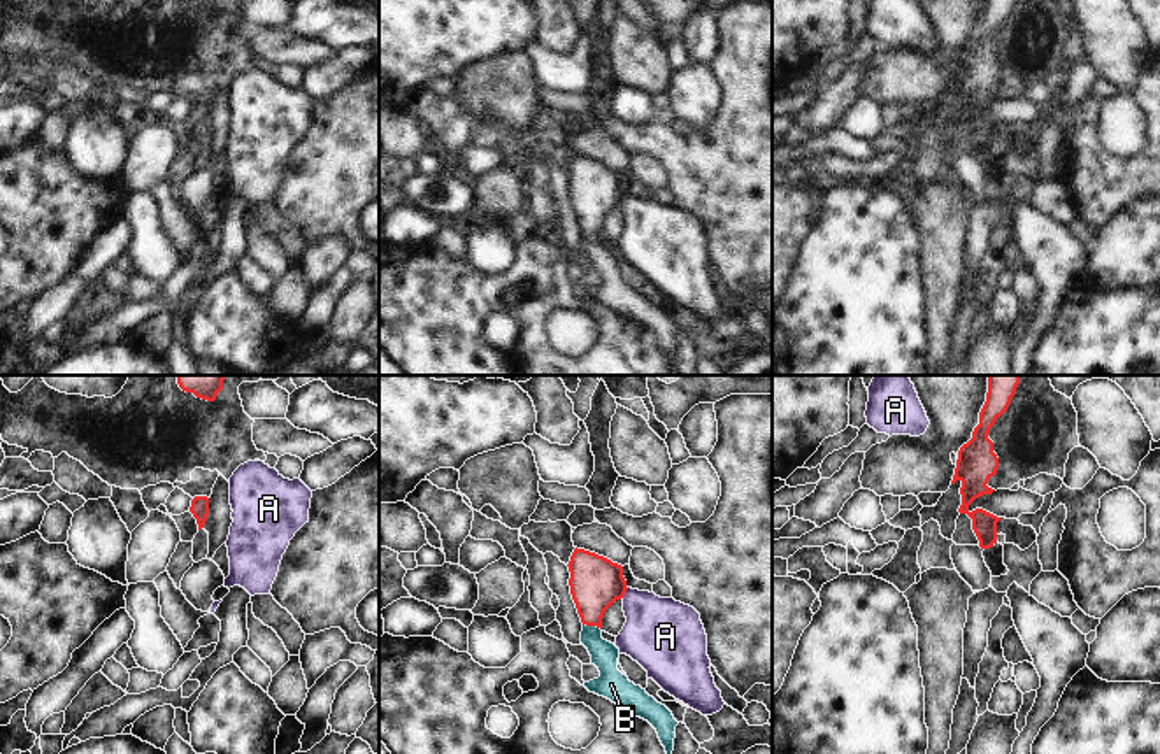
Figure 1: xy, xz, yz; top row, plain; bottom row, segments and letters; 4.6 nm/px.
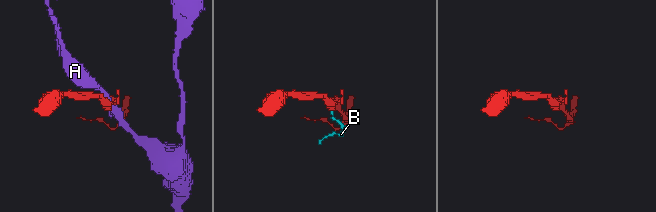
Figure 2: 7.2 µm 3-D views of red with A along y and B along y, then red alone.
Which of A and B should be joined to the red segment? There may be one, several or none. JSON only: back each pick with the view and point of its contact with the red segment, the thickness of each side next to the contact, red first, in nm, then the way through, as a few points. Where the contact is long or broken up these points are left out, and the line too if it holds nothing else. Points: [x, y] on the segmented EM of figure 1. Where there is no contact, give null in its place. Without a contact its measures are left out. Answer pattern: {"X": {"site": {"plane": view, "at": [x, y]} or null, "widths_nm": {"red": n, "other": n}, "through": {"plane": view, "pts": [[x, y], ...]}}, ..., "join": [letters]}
{"B": {"site": {"plane": "xz", "at": [592, 625]}, "widths_nm": {"red": 240, "other": 130}, "through": {"plane": "xz", "pts": [[595, 583], [592, 625], [592, 640], [604, 654]]}}, "join": ["B"]}

